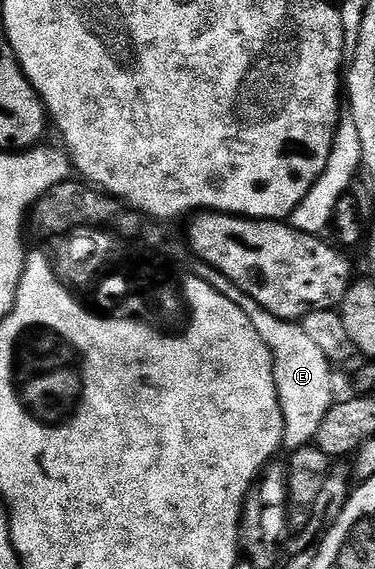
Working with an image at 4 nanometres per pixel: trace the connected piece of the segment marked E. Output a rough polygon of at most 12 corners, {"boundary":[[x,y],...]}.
{"boundary":[[215,267],[195,275],[245,312],[273,356],[286,450],[333,406],[331,362],[300,324]]}

